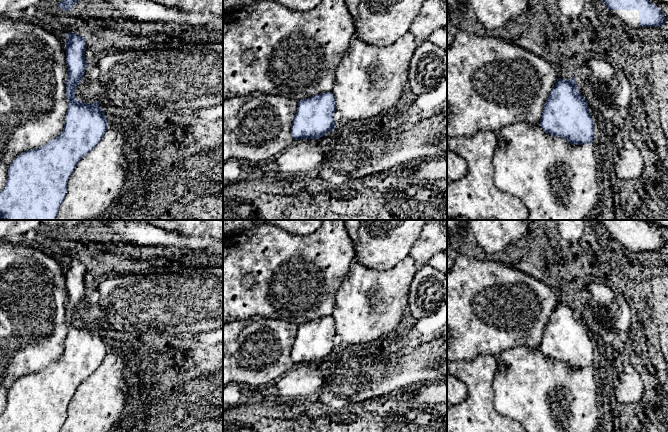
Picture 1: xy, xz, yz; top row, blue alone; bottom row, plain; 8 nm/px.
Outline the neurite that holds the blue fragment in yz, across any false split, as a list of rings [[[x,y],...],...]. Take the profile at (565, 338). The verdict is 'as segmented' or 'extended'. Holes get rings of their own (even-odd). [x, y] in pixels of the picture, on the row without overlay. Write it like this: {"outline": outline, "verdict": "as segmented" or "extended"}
{"outline": [[[574,301],[557,303],[545,326],[540,350],[545,357],[564,362],[569,368],[593,366],[594,347],[588,325],[579,317]]], "verdict": "as segmented"}

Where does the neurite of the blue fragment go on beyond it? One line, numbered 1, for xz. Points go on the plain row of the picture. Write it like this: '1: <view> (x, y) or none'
1: none

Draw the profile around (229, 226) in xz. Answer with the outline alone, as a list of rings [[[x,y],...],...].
[[[223,220],[223,236],[237,231],[248,230],[254,225],[253,220]]]

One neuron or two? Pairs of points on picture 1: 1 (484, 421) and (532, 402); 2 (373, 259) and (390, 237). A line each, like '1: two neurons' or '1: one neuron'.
1: two neurons
2: one neuron

